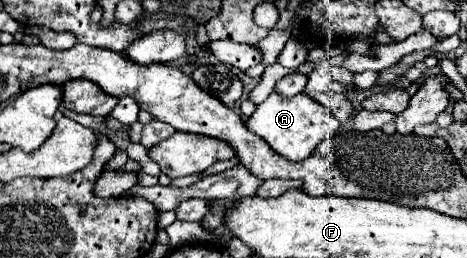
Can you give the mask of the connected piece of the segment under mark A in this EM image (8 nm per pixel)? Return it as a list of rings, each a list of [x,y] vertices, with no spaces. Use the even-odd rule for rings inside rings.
[[[272,92],[262,104],[258,104],[256,112],[248,118],[246,126],[260,138],[264,138],[274,152],[292,162],[300,162],[312,154],[314,146],[320,140],[330,138],[338,130],[340,122],[336,120],[336,116],[332,116],[332,112],[324,104],[312,100],[304,93],[296,94],[292,98],[282,98]]]

